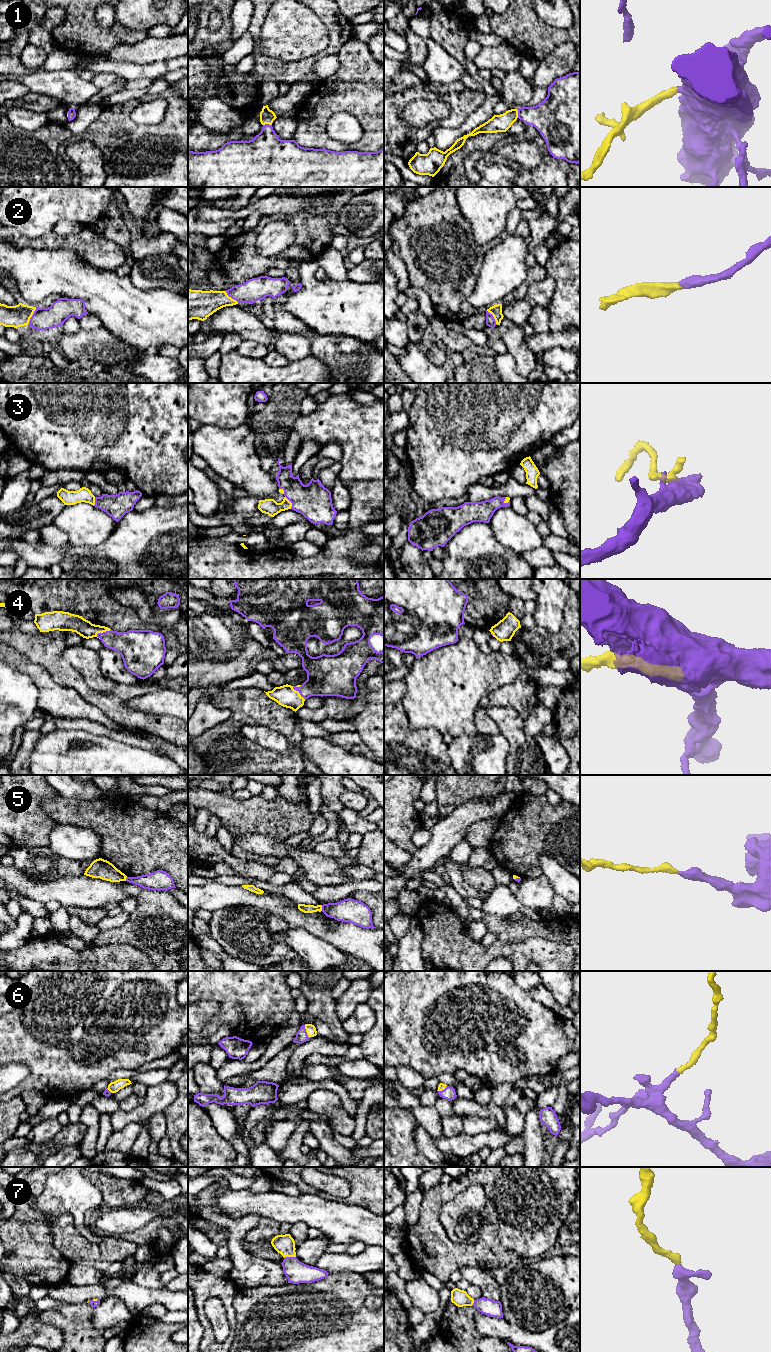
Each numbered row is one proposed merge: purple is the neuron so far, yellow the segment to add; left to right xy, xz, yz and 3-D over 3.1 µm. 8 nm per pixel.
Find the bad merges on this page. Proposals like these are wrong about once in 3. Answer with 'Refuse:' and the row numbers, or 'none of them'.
Refuse: 5

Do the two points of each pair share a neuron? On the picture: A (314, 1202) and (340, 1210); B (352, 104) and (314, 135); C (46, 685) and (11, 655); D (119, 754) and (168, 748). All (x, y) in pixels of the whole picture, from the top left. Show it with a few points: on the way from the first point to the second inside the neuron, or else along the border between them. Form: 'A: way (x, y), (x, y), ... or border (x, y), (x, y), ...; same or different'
A: way (320, 1208), (322, 1210), (334, 1210); same
B: way (340, 104), (333, 104), (314, 123); same
C: way (37, 676), (20, 662); same
D: border (161, 754), (171, 758), (177, 764); different

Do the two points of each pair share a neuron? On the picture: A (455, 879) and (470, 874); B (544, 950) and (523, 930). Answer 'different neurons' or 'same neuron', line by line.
A: different neurons
B: different neurons

